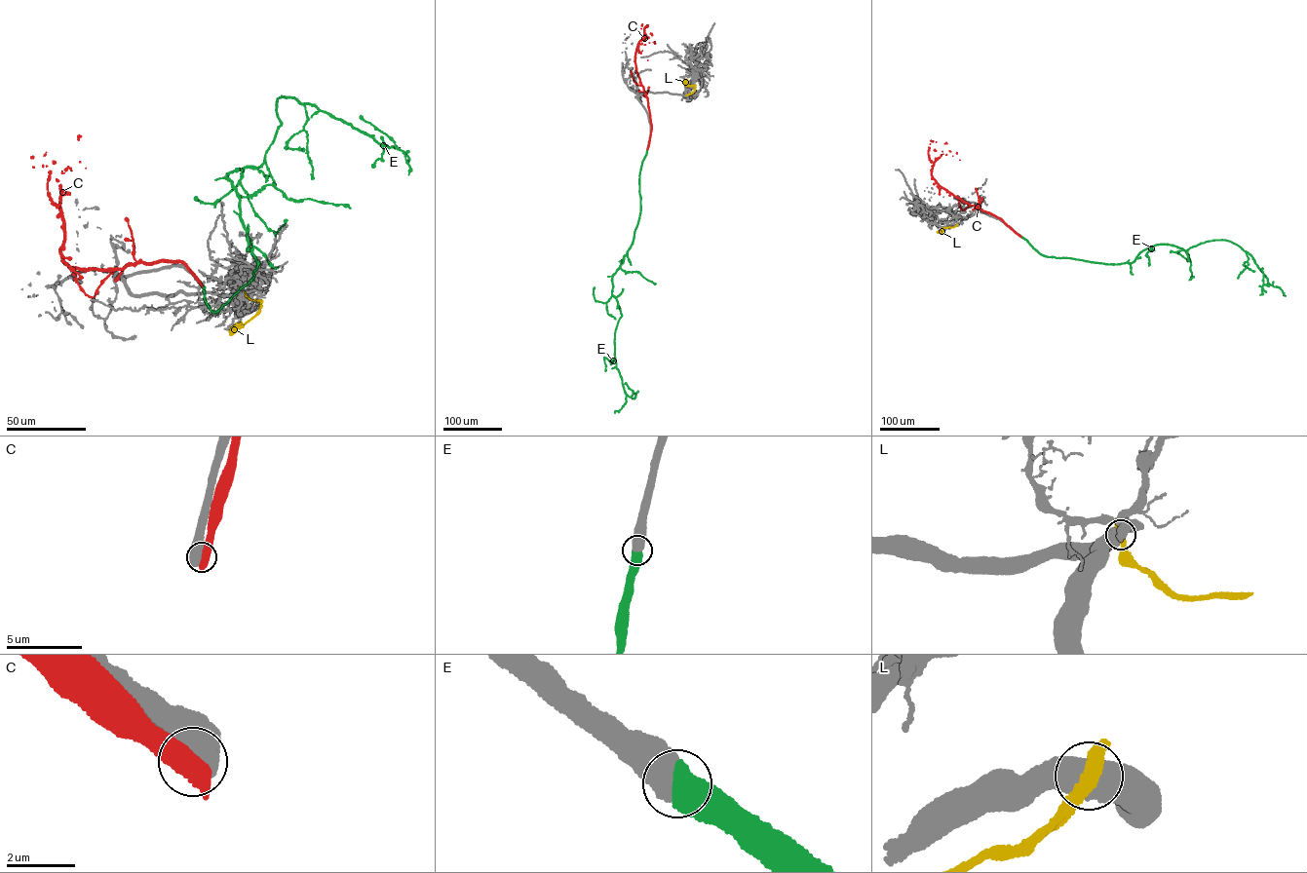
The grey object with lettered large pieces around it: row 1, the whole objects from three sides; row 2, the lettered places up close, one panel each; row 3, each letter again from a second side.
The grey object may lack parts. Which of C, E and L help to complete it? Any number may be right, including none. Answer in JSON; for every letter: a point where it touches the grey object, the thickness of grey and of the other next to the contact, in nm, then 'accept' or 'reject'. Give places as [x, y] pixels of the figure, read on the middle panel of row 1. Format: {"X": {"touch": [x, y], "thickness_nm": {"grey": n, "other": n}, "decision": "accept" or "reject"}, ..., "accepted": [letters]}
{"C": {"touch": [647, 149], "thickness_nm": {"grey": 800, "other": 650}, "decision": "reject"}, "E": {"touch": [647, 149], "thickness_nm": {"grey": 700, "other": 700}, "decision": "accept"}, "L": {"touch": [686, 95], "thickness_nm": {"grey": 600, "other": 440}, "decision": "reject"}, "accepted": ["E"]}

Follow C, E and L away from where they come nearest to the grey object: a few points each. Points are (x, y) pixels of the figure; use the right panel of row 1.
C: (1020, 237), (999, 218), (954, 196), (933, 177), (934, 162), (941, 155), (960, 160)
E: (1021, 237), (1045, 255), (1115, 264), (1156, 245), (1185, 250), (1224, 240), (1250, 254), (1268, 285), (1263, 268)
L: (956, 225), (937, 232)

